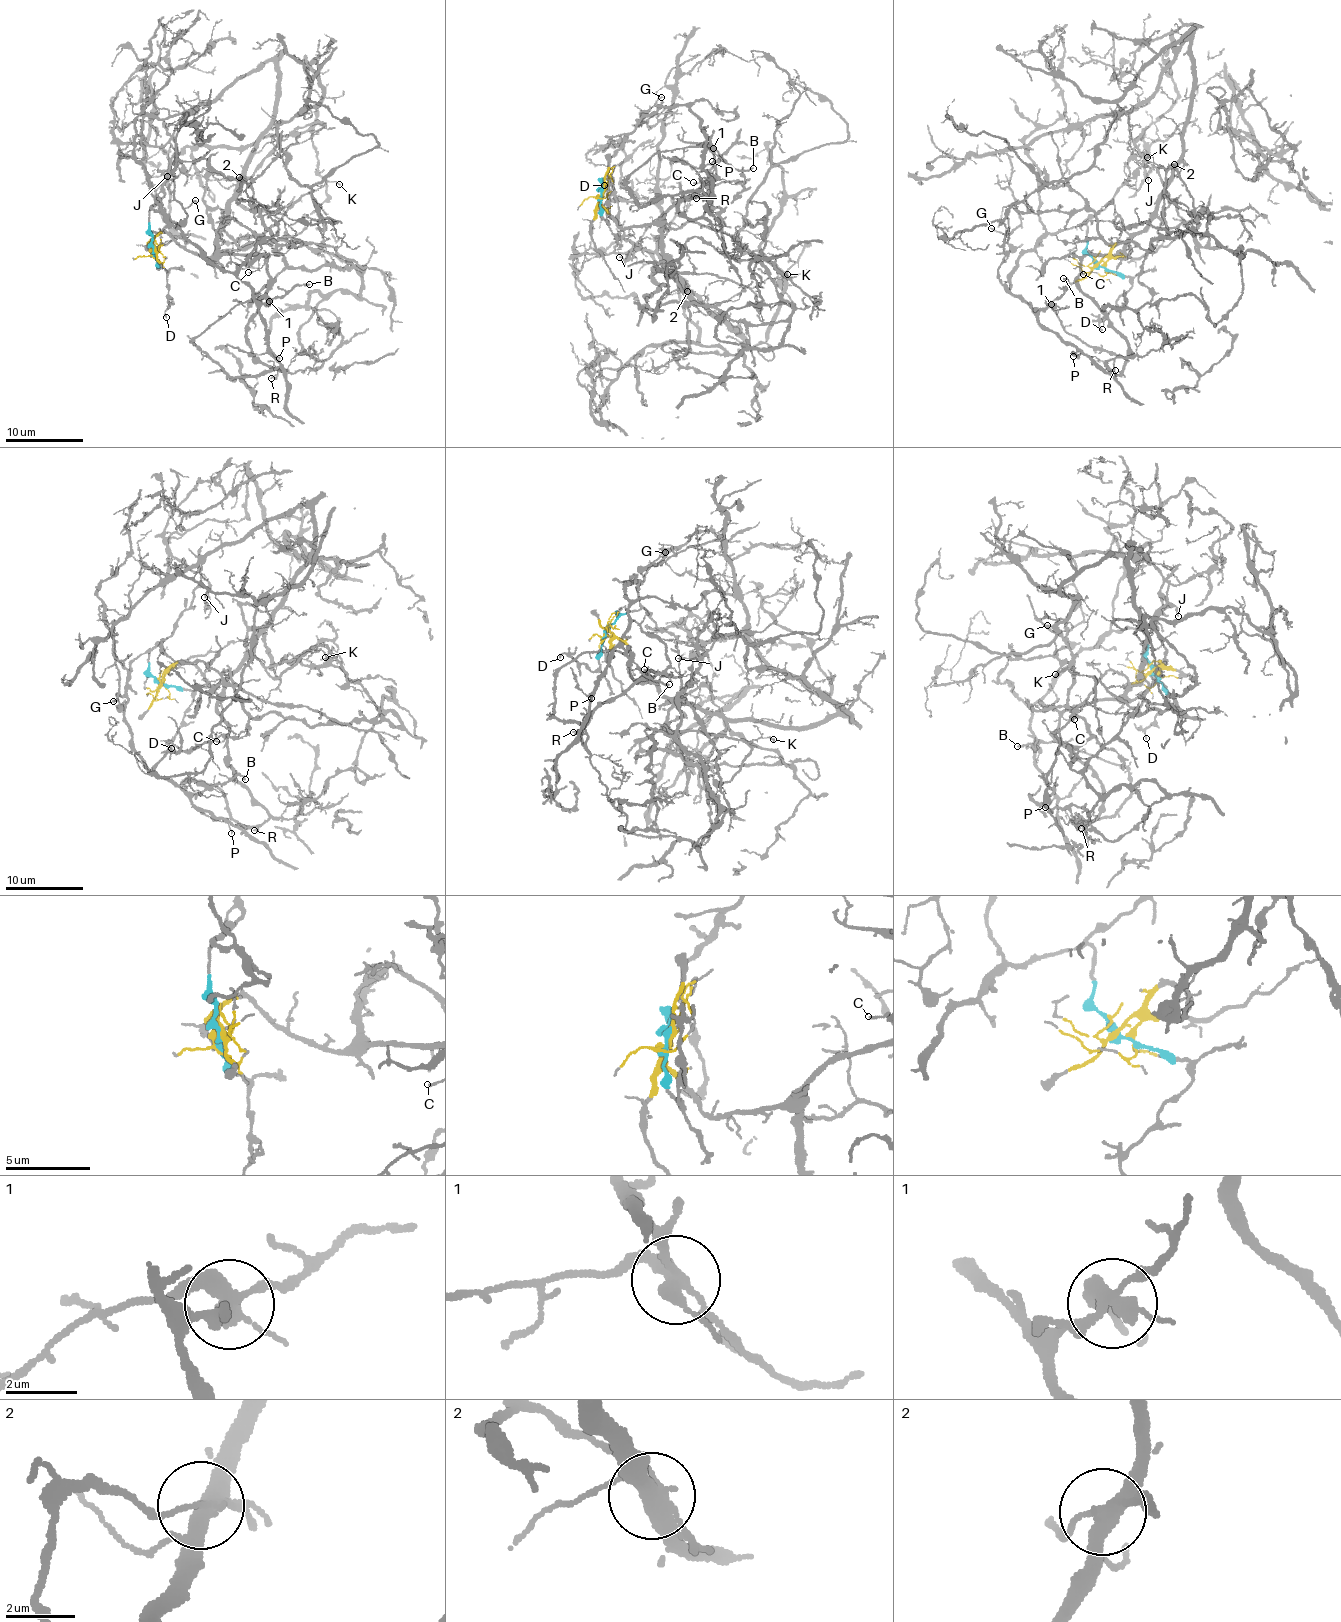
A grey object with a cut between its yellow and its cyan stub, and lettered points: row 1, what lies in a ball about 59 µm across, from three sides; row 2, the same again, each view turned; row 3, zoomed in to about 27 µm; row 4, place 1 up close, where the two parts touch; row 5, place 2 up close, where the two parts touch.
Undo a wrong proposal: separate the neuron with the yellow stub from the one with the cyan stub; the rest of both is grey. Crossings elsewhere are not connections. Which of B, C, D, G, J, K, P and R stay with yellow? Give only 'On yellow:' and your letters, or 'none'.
On yellow: C, G, K, R

